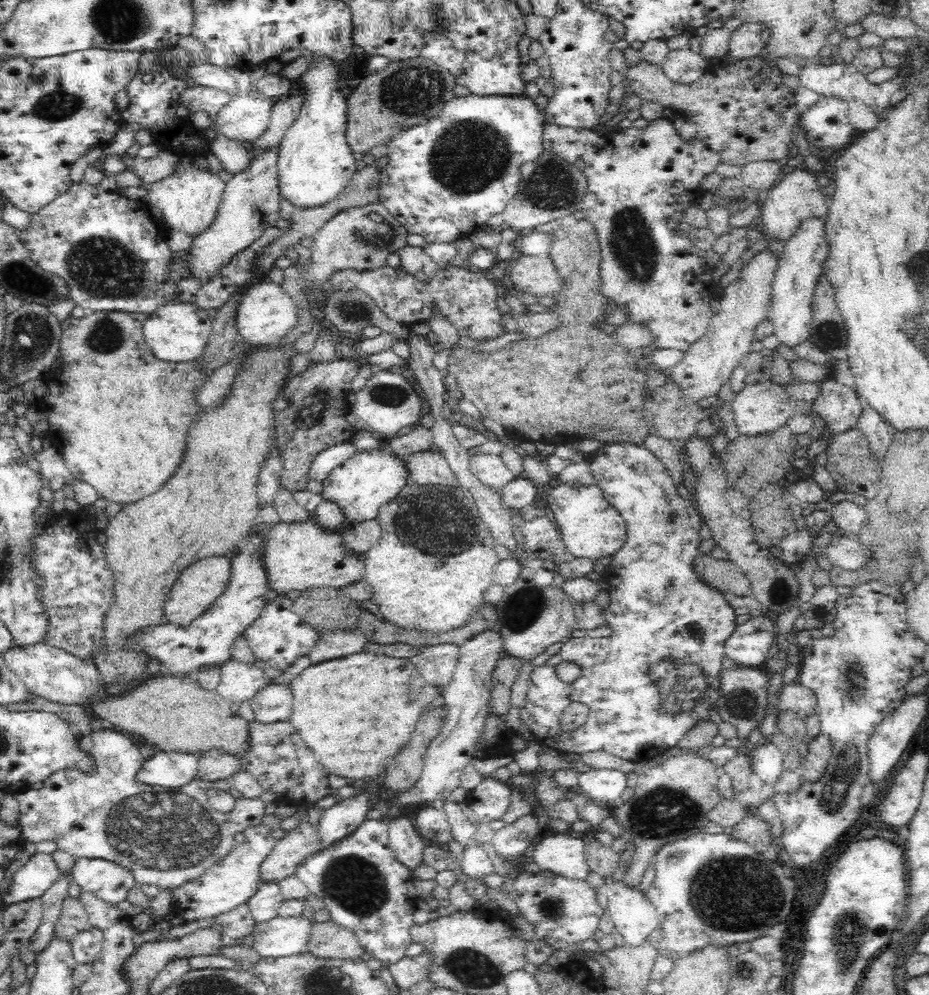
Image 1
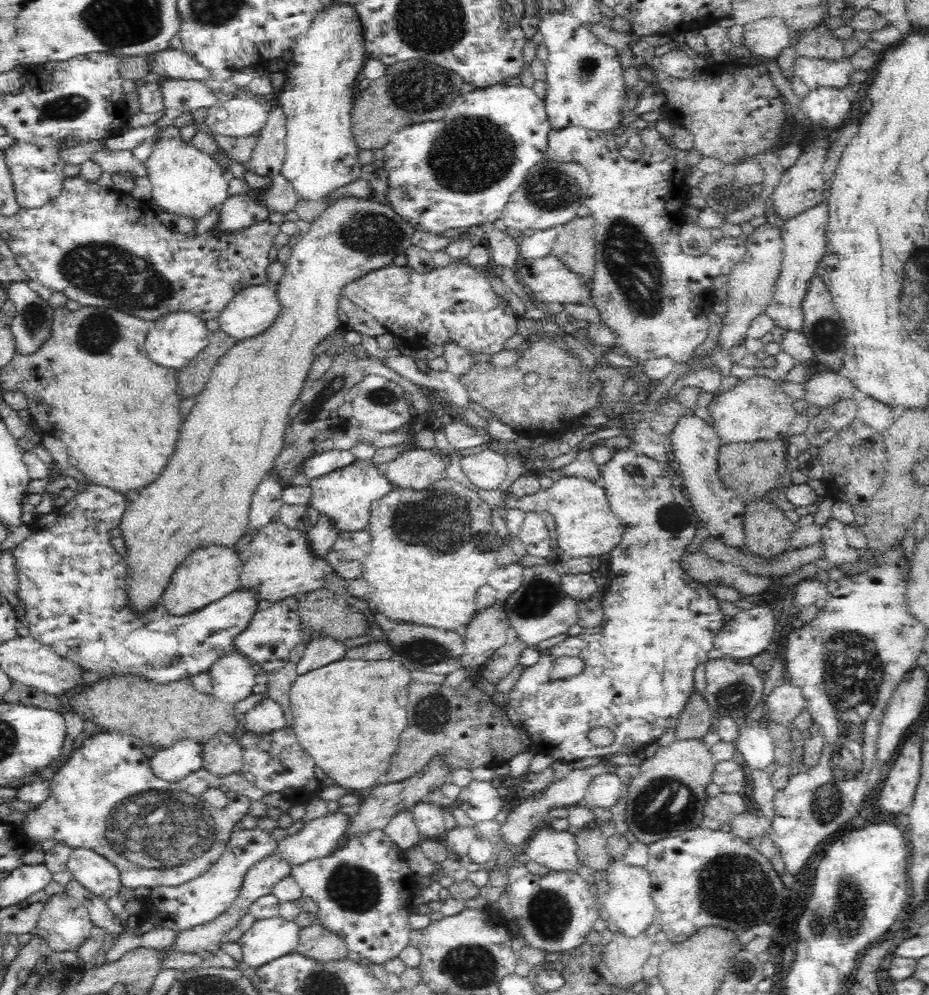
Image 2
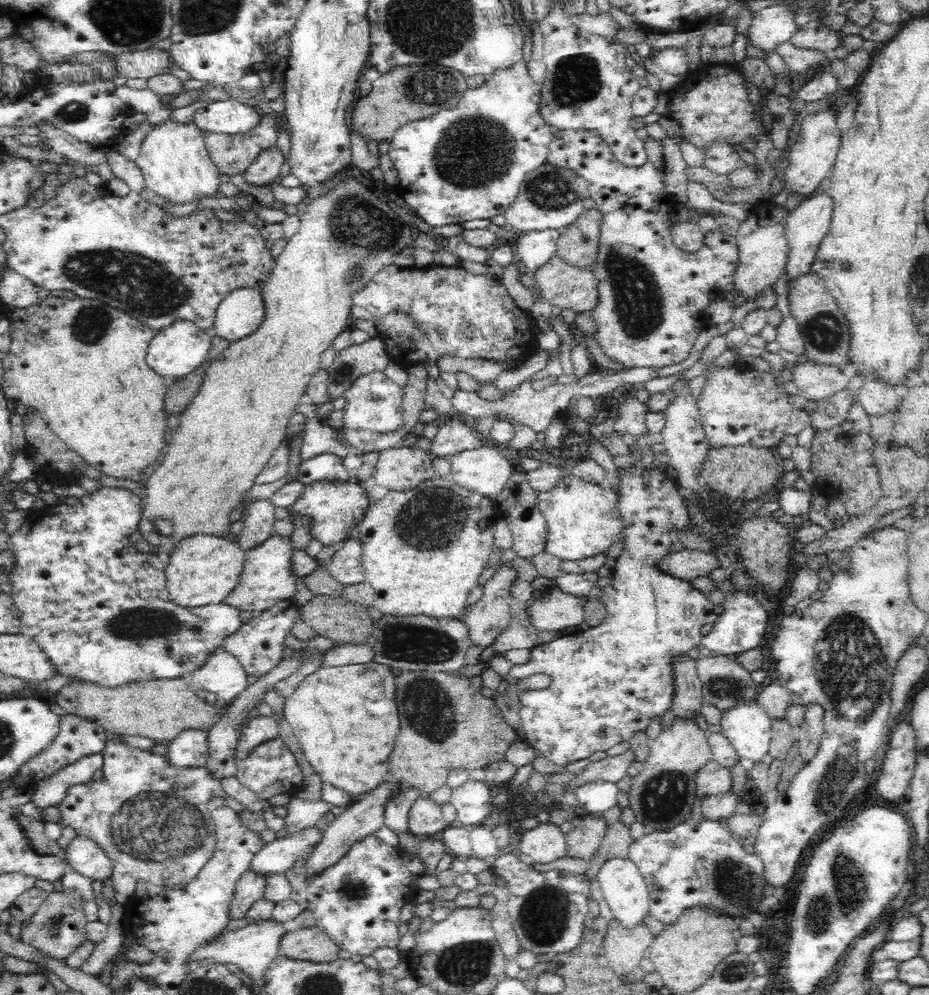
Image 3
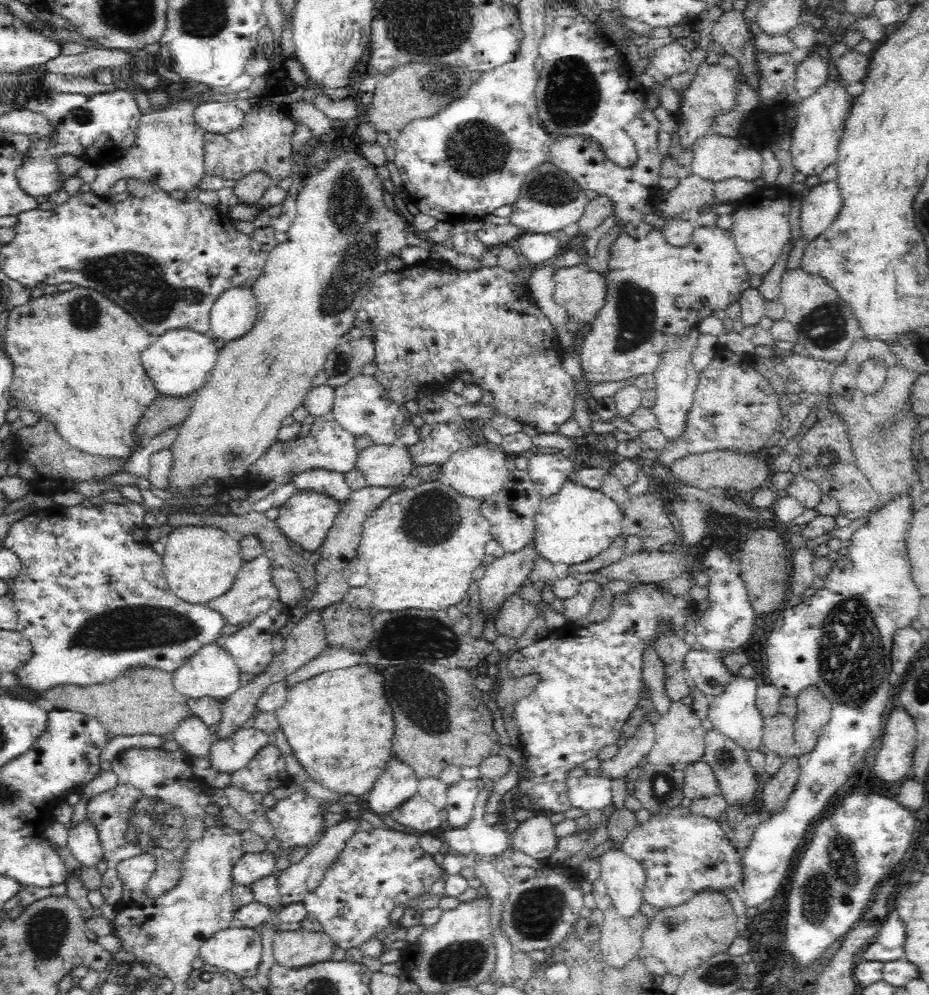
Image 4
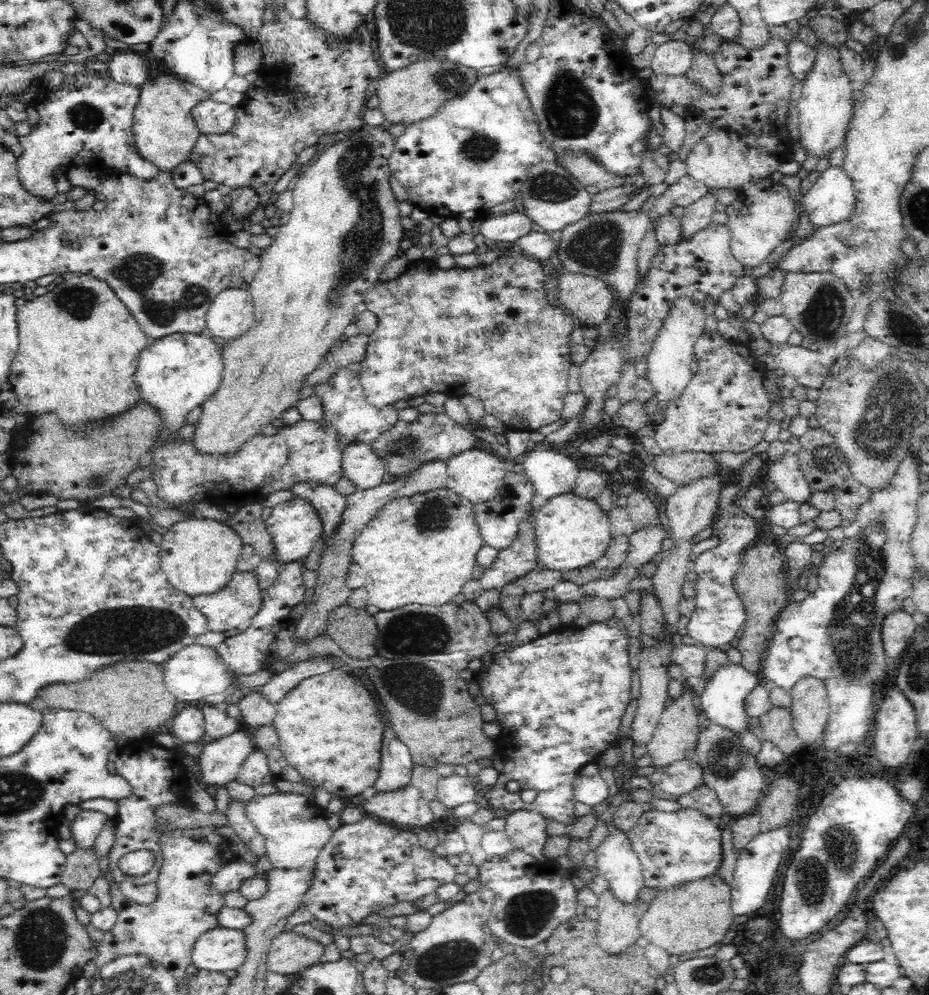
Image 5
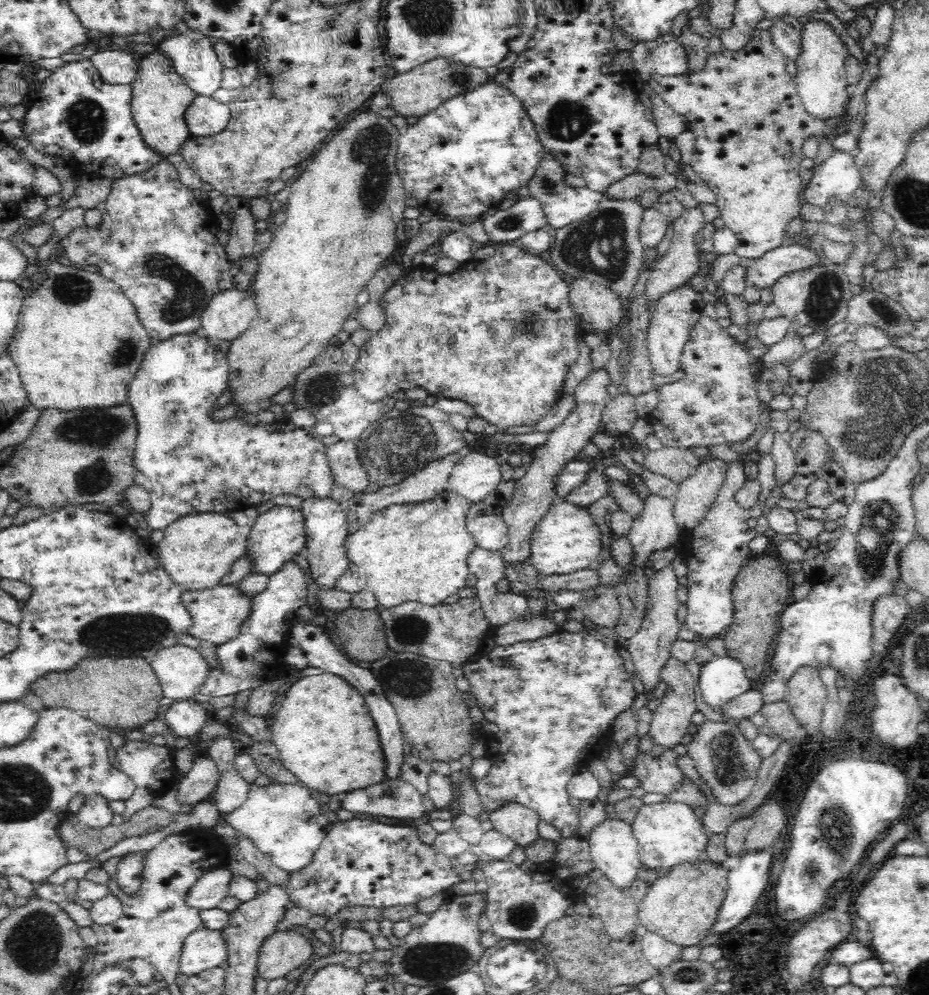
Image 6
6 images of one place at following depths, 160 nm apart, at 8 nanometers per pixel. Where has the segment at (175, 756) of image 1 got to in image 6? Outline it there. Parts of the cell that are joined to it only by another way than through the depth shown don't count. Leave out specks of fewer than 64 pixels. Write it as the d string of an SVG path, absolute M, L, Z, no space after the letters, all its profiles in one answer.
M190 699L174 702L164 708L161 714L161 721L172 730L175 737L180 738L199 734L211 720L211 712L204 710L198 702Z

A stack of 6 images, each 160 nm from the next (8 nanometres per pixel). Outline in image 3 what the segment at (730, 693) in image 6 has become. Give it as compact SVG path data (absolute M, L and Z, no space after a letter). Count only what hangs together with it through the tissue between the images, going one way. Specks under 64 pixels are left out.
M753 701L724 711L720 726L739 758L760 762L769 753L771 724L764 708Z

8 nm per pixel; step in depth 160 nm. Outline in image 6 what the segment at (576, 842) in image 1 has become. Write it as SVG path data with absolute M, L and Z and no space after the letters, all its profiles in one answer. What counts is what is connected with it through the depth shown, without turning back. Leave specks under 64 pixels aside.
M517 802L504 804L489 813L493 828L511 837L517 846L530 846L539 838L540 815Z

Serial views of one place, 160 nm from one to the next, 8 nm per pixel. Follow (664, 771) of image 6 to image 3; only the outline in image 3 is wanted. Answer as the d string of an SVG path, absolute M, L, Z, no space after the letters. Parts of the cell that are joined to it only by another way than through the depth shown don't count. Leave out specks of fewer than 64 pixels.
M710 759L696 772L696 795L702 799L712 795L723 795L731 792L732 772L730 767L718 764Z

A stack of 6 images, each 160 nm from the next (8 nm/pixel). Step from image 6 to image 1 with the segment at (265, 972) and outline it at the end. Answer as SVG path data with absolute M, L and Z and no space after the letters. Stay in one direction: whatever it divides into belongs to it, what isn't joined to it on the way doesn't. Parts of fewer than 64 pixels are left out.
M332 920L313 923L308 951L325 959L356 960L364 956L364 947L356 934Z

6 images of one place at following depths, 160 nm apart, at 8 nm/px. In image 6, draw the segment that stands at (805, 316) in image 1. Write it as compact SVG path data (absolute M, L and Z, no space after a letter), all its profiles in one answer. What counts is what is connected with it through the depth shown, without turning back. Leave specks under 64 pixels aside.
M837 152L814 168L813 177L803 190L806 203L825 207L831 200L844 201L848 207L858 206L854 193L861 186L861 179L854 157Z

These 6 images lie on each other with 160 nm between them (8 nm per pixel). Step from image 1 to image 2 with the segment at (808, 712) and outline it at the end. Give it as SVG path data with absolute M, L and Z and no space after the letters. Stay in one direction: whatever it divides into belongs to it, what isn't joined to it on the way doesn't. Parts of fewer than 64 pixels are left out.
M780 681L769 694L761 712L769 721L784 726L792 724L798 712L806 706L806 699L802 689L786 681Z

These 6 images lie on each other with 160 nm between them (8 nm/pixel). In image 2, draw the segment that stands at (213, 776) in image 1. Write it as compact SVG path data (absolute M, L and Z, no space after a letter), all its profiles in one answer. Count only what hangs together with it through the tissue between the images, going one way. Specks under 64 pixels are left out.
M241 730L238 733L235 734L224 734L223 732L218 732L218 734L214 734L214 736L212 736L212 738L210 738L210 740L208 740L208 742L205 742L203 744L203 768L208 769L212 774L215 774L216 776L220 776L220 777L225 777L234 773L240 773L240 770L242 768L242 764L243 764L243 754L242 754L242 747L239 745L239 734L240 734Z

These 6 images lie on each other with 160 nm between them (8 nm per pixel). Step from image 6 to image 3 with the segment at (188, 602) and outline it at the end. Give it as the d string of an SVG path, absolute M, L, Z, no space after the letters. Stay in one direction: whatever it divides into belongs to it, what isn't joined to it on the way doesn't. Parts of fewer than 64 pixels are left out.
M274 532L262 544L245 552L244 569L236 589L223 601L223 604L252 610L255 614L270 609L280 600L293 600L296 594L296 585L303 582L303 578L295 576L292 571L292 554L295 548L290 537L281 536Z

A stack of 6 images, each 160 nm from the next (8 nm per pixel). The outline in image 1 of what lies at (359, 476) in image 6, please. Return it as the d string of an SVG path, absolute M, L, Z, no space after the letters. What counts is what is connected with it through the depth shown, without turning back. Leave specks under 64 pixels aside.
M424 450L416 452L404 459L408 469L407 483L416 483L426 486L442 484L446 486L459 486L456 474L450 468L443 453Z

